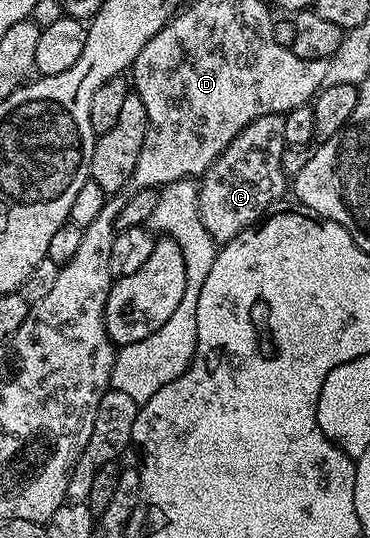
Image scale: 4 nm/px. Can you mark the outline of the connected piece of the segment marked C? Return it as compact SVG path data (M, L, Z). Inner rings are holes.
M280 114L261 115L240 131L237 139L203 172L198 182L200 221L216 243L241 235L274 206L271 204L286 189L288 192L289 178L283 171L284 135L285 123Z

